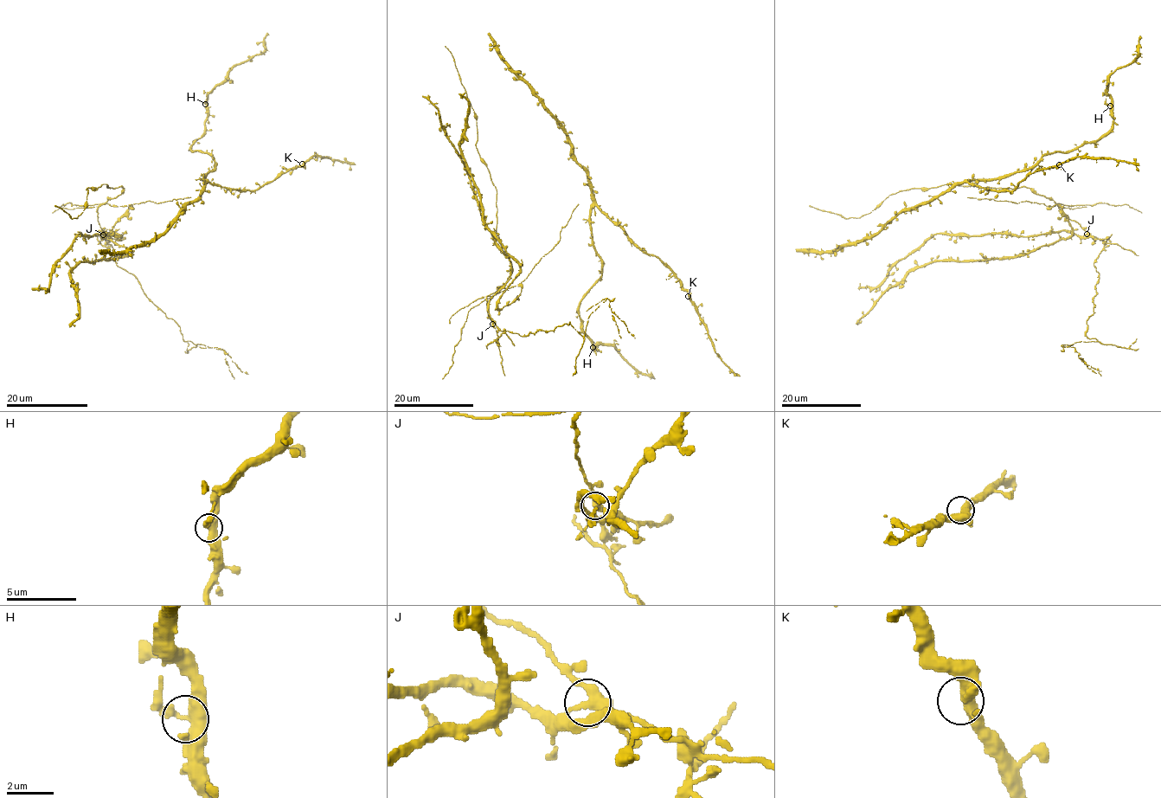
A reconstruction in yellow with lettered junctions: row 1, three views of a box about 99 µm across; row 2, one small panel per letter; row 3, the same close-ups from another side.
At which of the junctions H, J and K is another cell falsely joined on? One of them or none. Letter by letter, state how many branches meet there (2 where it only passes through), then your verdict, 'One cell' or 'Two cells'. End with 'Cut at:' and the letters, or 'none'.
H: Branches: 3. One cell
J: Branches: 3. Two cells
K: Branches: 3. One cell
Cut at: J

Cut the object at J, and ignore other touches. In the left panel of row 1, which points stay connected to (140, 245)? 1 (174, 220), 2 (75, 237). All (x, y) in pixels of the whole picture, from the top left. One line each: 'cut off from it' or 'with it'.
1: with it
2: with it

